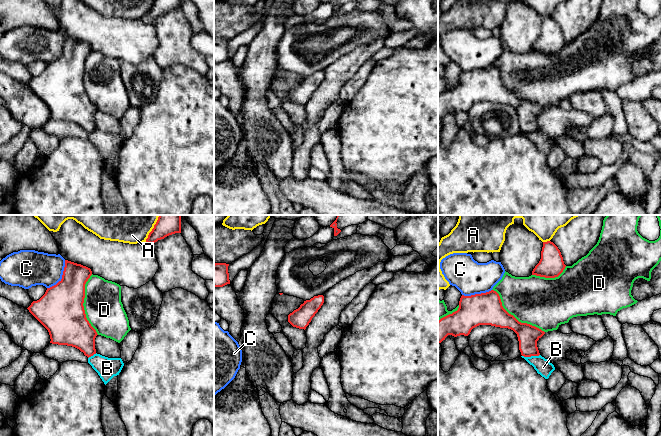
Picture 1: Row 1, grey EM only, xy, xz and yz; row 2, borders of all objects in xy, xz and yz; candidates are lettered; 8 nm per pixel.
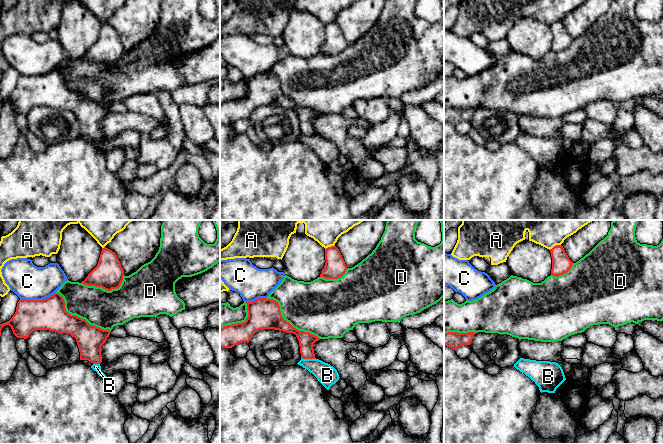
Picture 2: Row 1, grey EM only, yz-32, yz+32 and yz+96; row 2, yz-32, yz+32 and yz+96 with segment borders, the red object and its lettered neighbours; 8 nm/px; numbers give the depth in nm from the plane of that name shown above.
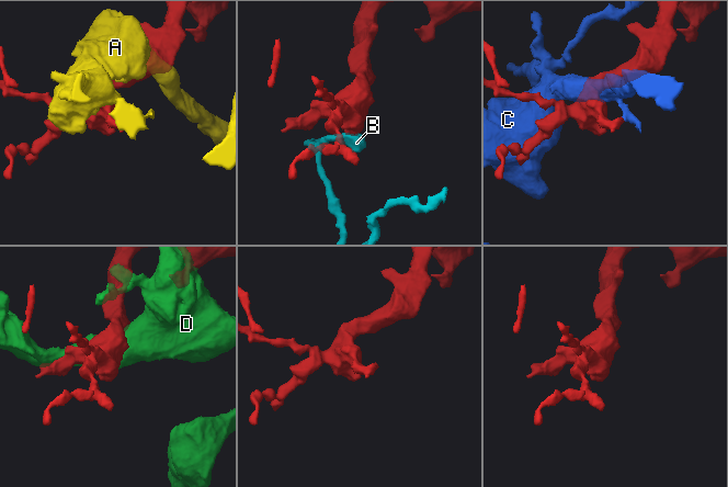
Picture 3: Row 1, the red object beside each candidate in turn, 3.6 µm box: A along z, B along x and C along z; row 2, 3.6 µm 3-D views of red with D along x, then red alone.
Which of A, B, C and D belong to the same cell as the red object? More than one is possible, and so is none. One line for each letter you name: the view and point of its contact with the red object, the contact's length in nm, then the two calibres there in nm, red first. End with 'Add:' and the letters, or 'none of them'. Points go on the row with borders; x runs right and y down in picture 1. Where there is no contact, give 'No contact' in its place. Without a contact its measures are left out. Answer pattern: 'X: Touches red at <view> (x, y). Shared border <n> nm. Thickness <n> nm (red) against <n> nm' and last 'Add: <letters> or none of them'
Add: none of them

